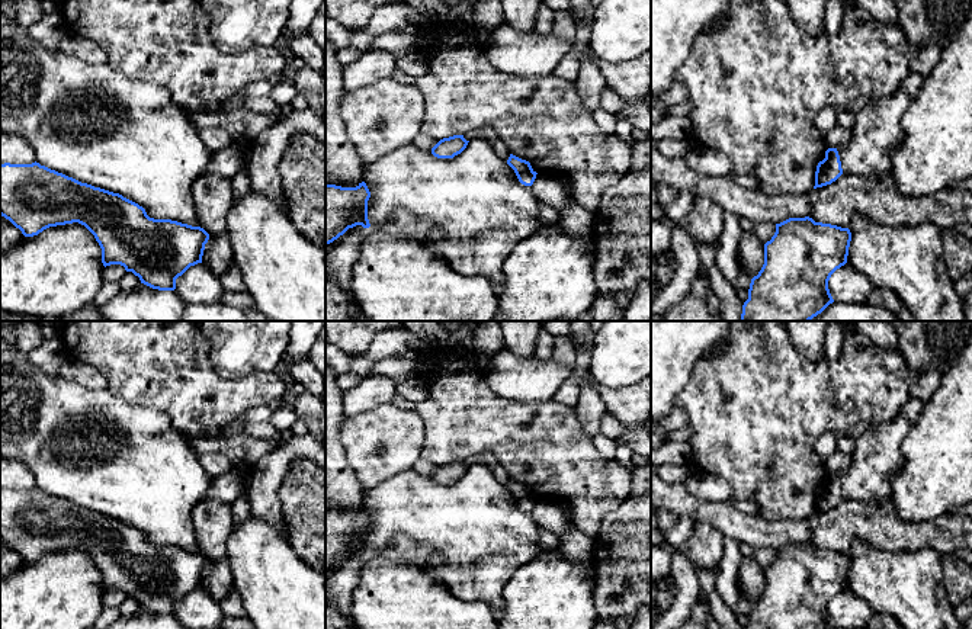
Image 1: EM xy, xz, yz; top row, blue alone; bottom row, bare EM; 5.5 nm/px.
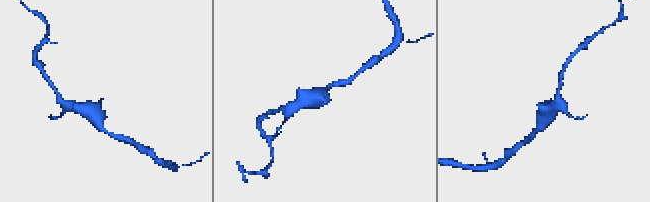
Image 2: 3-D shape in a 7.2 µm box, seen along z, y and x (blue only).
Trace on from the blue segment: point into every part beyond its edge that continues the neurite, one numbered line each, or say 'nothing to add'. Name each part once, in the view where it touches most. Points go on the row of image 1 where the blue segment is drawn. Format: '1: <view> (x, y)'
nothing to add

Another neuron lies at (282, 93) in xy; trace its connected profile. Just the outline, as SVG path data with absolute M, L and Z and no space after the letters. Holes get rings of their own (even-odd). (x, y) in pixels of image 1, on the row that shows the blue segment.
M285 77L278 84L273 86L272 92L269 93L269 97L280 106L289 106L295 94L296 87L292 78Z

